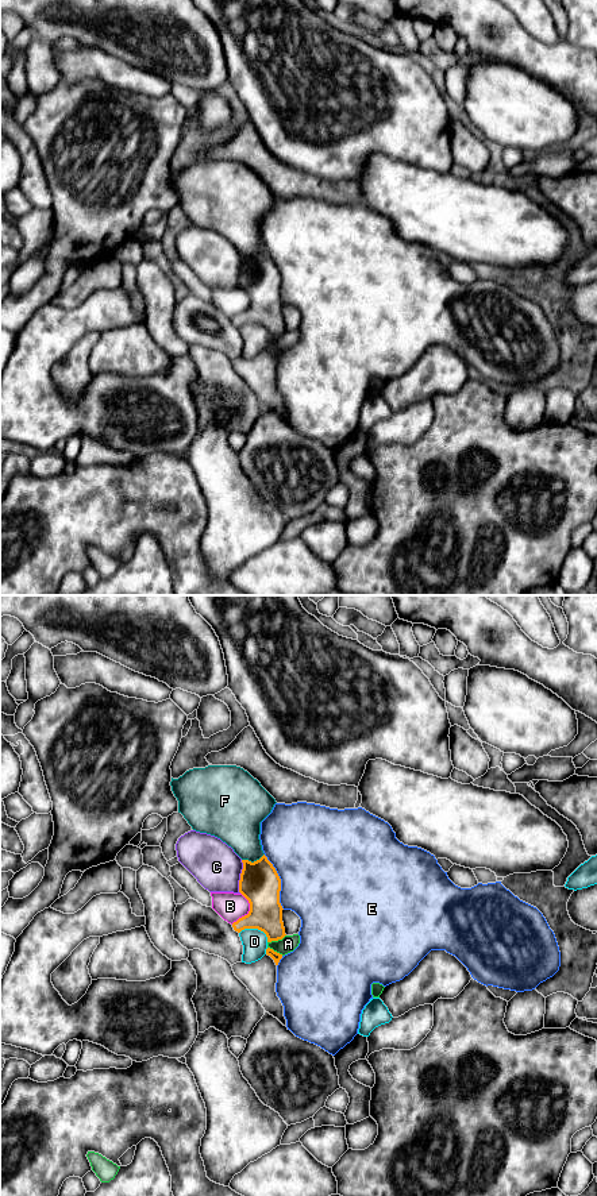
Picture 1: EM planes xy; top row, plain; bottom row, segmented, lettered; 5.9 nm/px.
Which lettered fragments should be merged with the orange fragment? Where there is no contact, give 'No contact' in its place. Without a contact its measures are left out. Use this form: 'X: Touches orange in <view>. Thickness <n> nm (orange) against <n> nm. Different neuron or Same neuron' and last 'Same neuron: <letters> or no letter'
A: Touches orange in xy. Thickness 200 nm (orange) against 100 nm. Same neuron
B: Touches orange in xy. Thickness 240 nm (orange) against 170 nm. Different neuron
C: Touches orange in xy. Thickness 240 nm (orange) against 280 nm. Different neuron
D: Touches orange in xy. Thickness 220 nm (orange) against 150 nm. Different neuron
E: Touches orange in xy. Thickness 240 nm (orange) against 500 nm. Different neuron
F: Touches orange in xy. Thickness 240 nm (orange) against 280 nm. Different neuron
Same neuron: A

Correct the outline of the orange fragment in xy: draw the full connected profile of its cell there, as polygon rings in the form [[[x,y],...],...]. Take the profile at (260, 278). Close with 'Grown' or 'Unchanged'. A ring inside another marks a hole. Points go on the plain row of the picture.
[[[265,250],[254,258],[249,255],[242,255],[242,258],[239,288],[249,296],[250,306],[232,319],[234,325],[240,328],[244,324],[258,324],[266,329],[267,337],[282,335],[286,329],[282,317],[284,304],[280,298],[281,274],[276,263]]]. Unchanged

